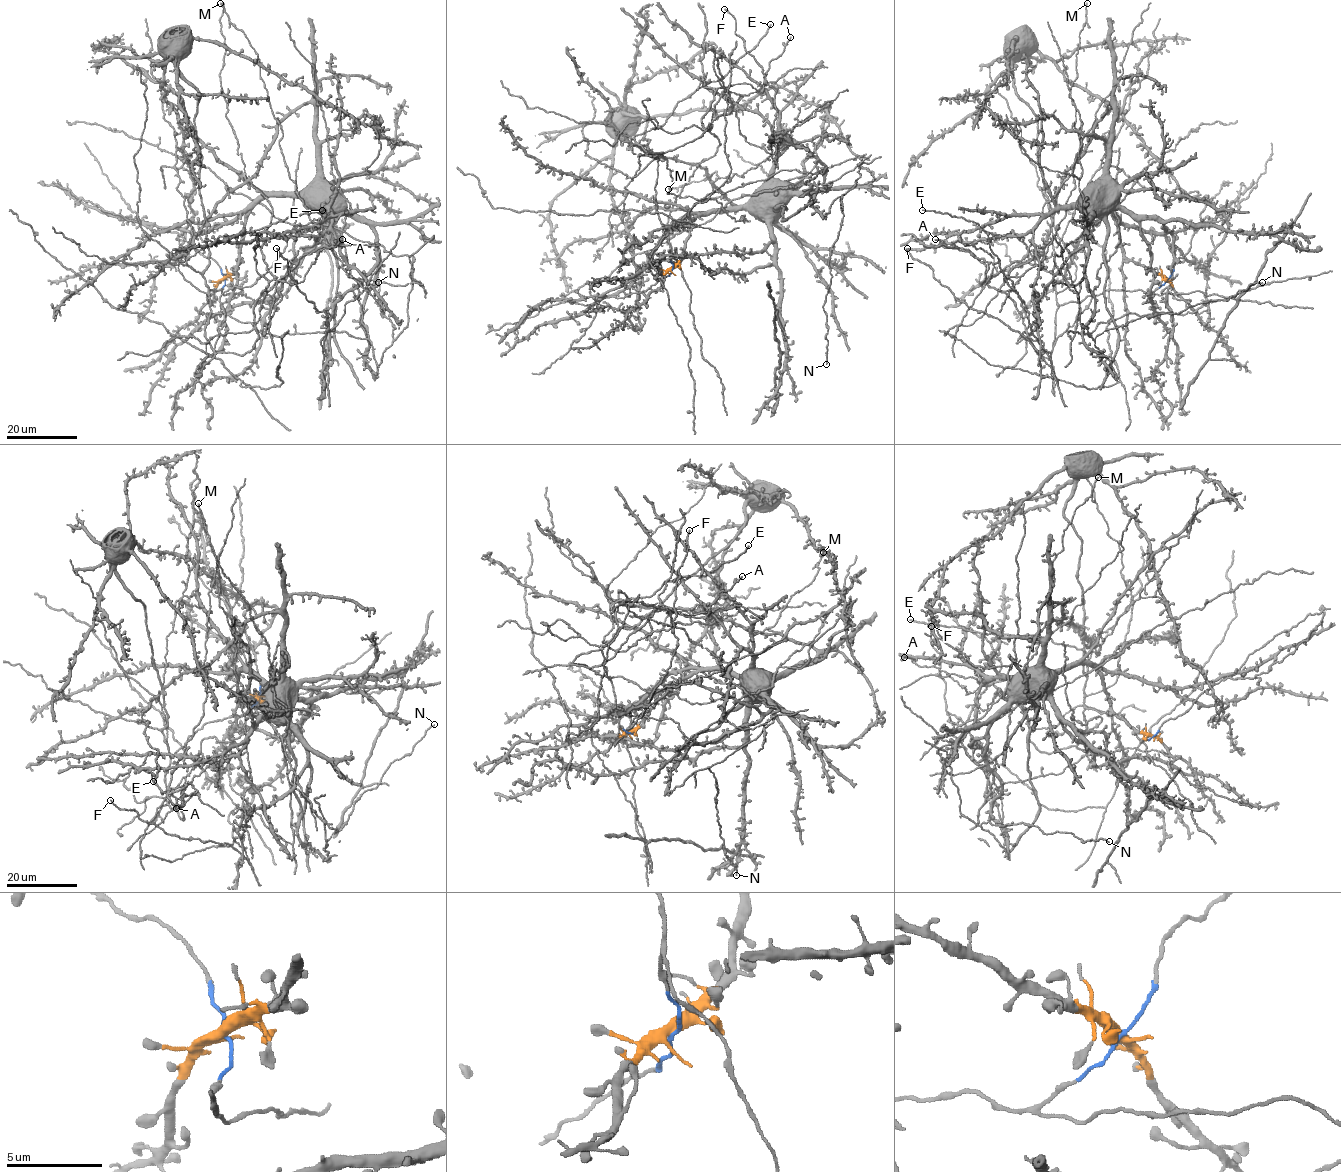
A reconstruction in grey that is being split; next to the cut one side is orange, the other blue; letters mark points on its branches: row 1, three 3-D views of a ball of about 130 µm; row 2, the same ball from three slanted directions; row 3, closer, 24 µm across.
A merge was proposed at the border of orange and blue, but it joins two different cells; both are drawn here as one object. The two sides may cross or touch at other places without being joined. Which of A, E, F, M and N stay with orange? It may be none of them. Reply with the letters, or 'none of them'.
F, M, N

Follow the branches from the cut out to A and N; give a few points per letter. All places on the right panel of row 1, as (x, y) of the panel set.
A: (1166, 279), (1149, 293), (1060, 304), (1041, 355), (1016, 304), (981, 284), (988, 264), (934, 239)
N: (1166, 279), (1124, 255), (1106, 197), (1089, 226), (1082, 336), (1113, 374), (1095, 344), (1106, 329), (1262, 282)

